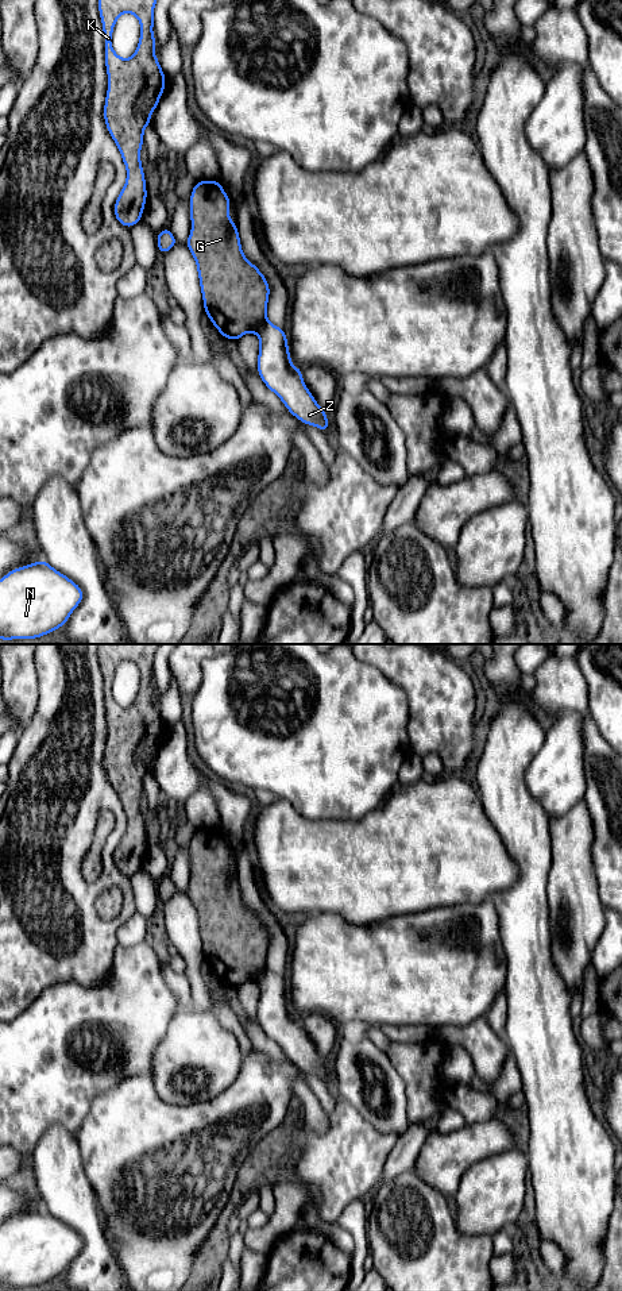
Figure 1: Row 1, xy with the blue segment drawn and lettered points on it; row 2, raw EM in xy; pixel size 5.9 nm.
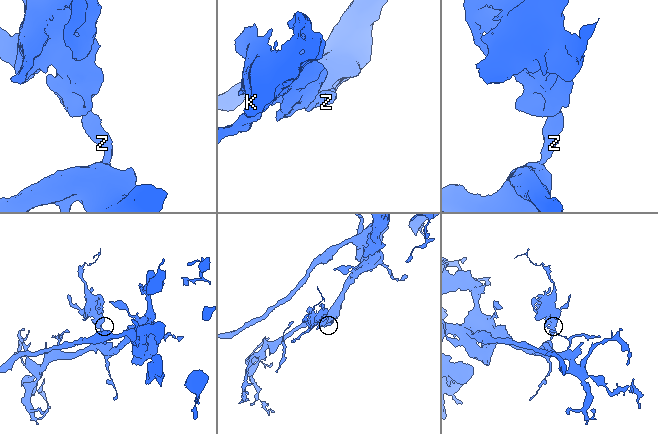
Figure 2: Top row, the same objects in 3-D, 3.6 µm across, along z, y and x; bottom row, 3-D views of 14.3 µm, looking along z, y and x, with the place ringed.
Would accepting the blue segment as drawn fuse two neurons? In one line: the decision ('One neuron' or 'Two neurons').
Two neurons

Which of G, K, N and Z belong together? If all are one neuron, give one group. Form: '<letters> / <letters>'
G K / N Z

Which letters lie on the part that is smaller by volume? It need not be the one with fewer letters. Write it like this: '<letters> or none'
G, K

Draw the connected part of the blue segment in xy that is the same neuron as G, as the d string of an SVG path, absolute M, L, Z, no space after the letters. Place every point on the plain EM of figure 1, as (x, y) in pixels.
M197 829L189 849L192 879L183 893L197 912L205 963L224 987L237 990L267 970L268 929L242 899L223 833Z

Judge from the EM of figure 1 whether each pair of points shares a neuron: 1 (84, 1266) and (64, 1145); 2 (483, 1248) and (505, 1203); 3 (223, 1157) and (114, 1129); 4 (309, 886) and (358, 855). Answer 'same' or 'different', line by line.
1: same
2: different
3: same
4: same

